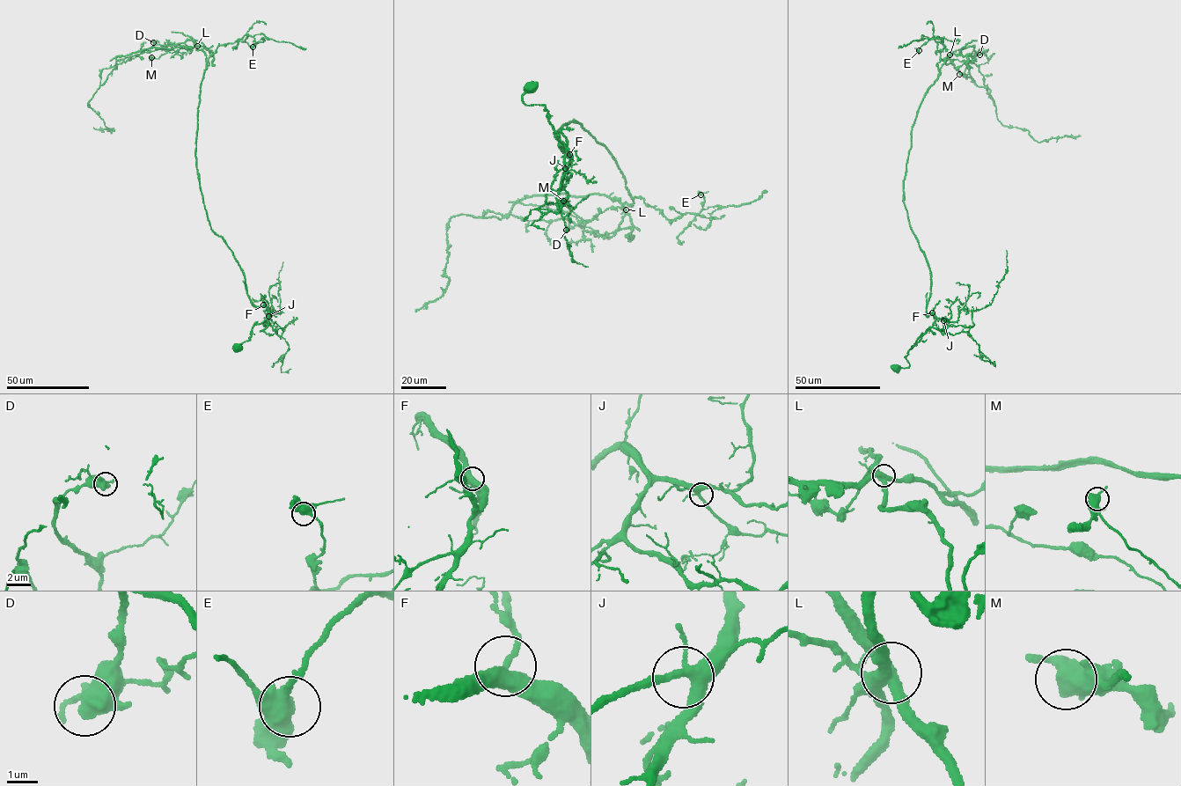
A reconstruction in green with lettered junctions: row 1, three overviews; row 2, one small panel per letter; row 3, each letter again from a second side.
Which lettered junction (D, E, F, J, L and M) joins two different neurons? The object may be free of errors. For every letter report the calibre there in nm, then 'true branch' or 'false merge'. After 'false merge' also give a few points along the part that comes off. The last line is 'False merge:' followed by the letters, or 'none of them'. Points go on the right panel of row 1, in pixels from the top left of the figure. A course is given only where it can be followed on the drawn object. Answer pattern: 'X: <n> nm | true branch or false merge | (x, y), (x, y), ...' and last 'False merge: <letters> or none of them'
D: 440 nm | true branch
E: 480 nm | true branch
F: 420 nm | true branch
J: 340 nm | true branch
L: 440 nm | false merge | (949, 55), (945, 58), (946, 64), (954, 64), (964, 76), (972, 81), (966, 66), (970, 61), (956, 70)
M: 460 nm | true branch
False merge: L

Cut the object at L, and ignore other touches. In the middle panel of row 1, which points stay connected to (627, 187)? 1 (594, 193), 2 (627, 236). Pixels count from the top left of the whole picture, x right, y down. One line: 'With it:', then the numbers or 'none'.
With it: none

